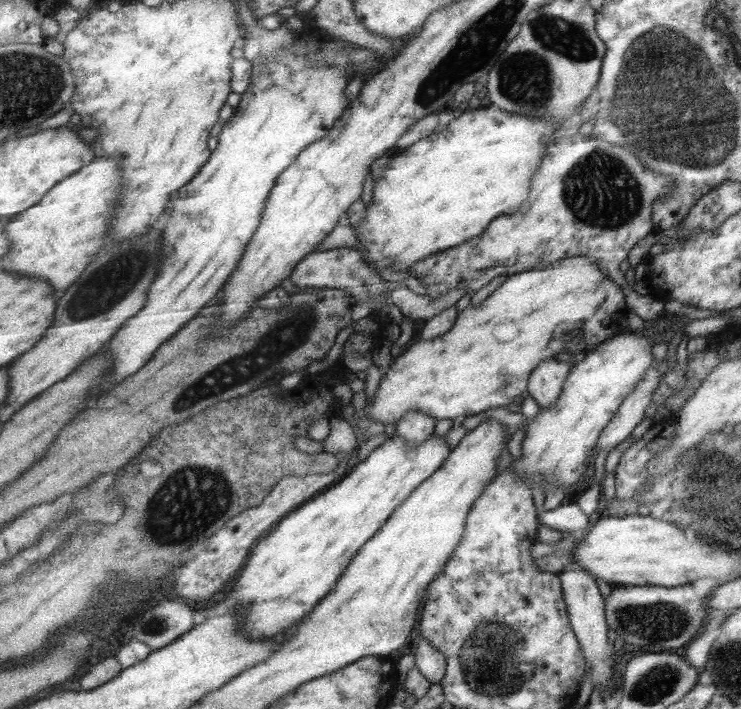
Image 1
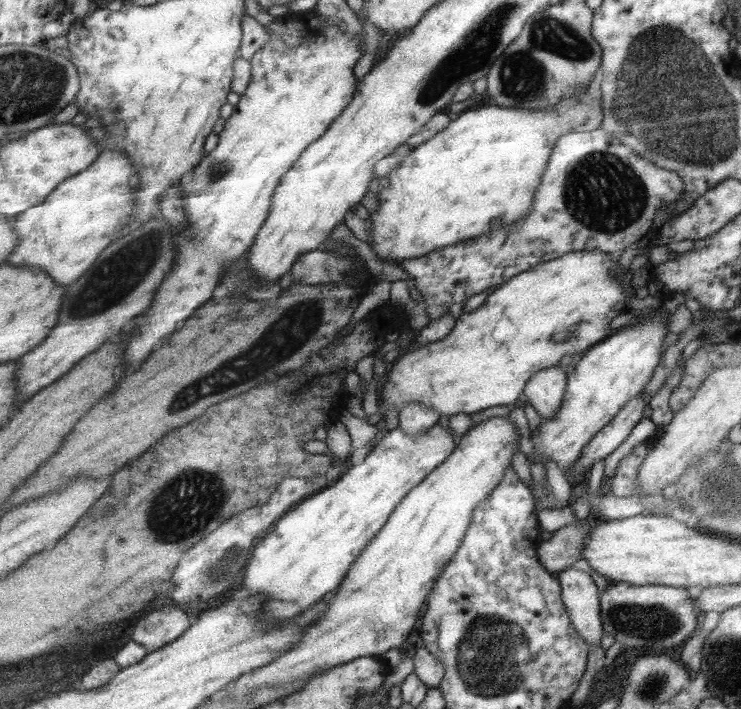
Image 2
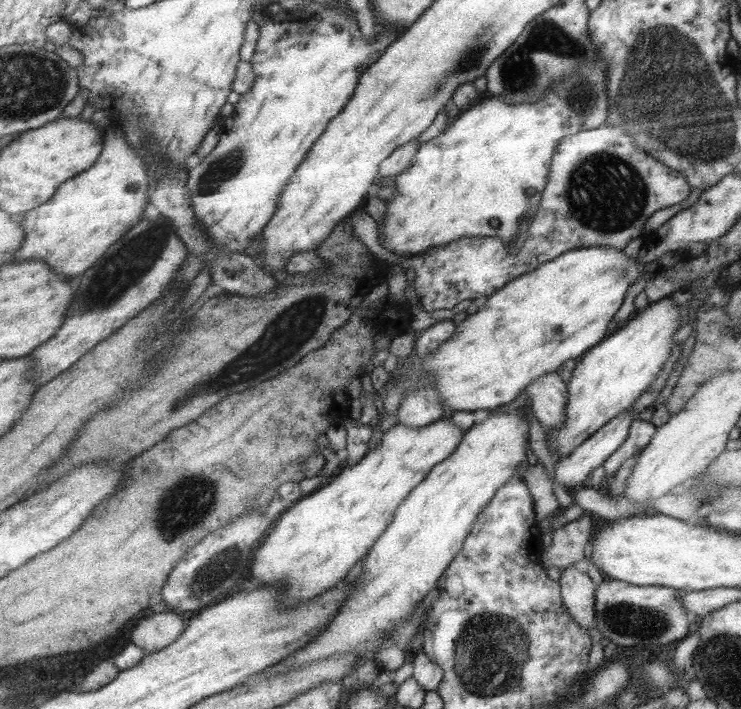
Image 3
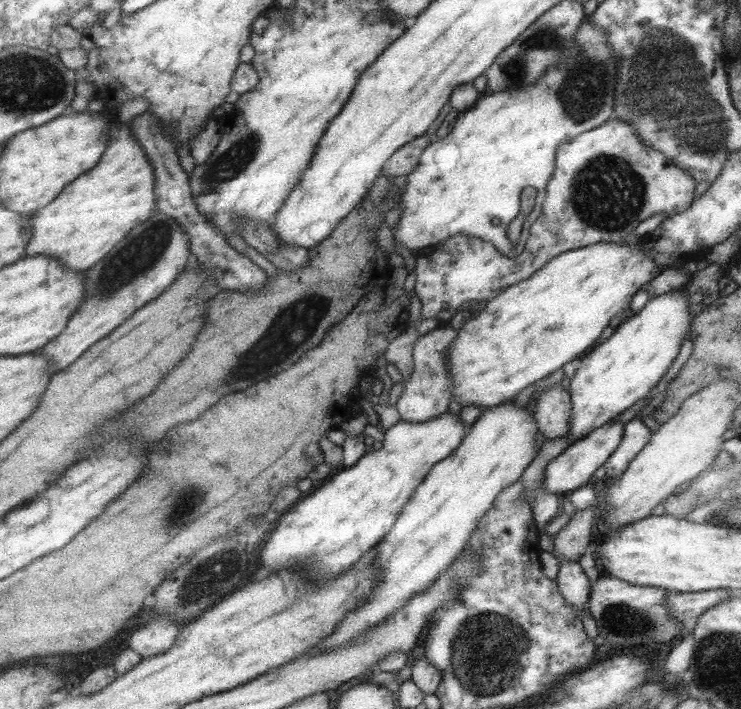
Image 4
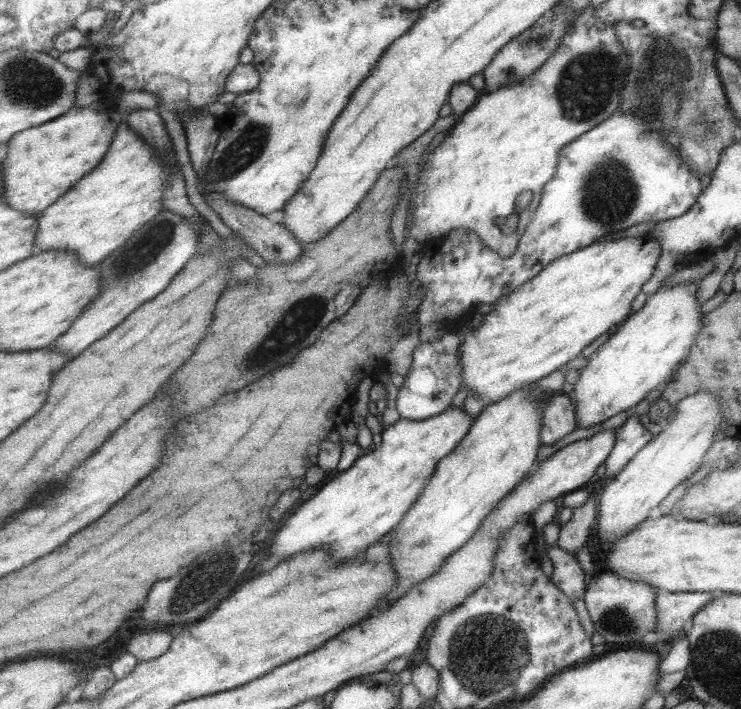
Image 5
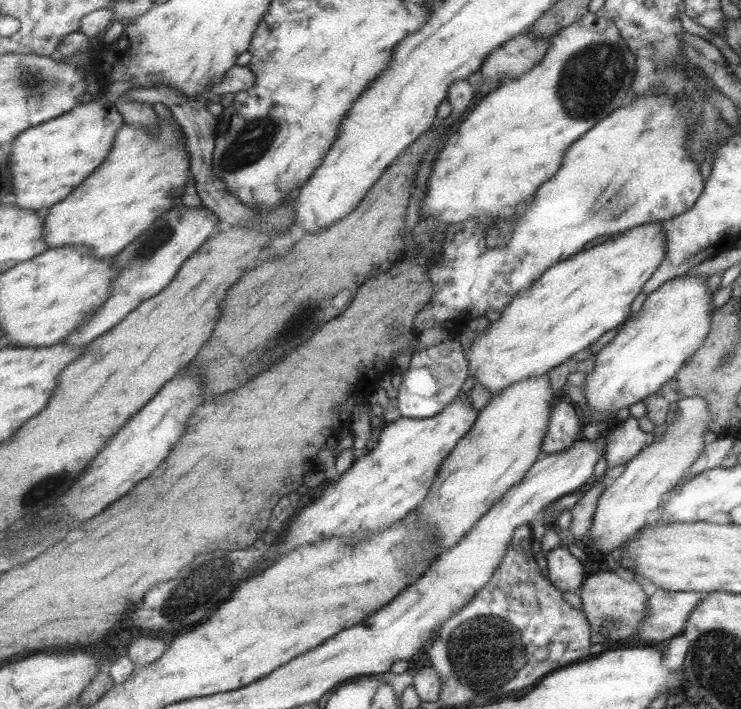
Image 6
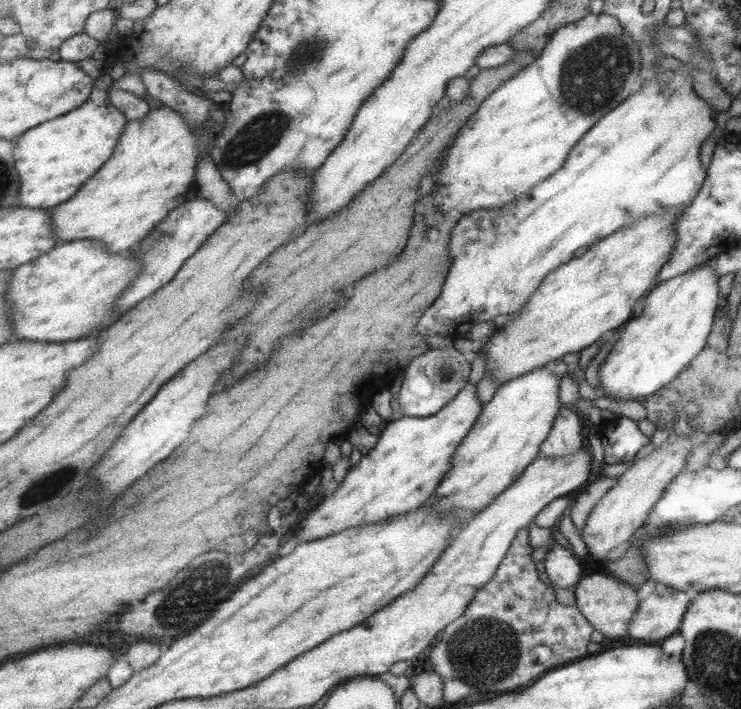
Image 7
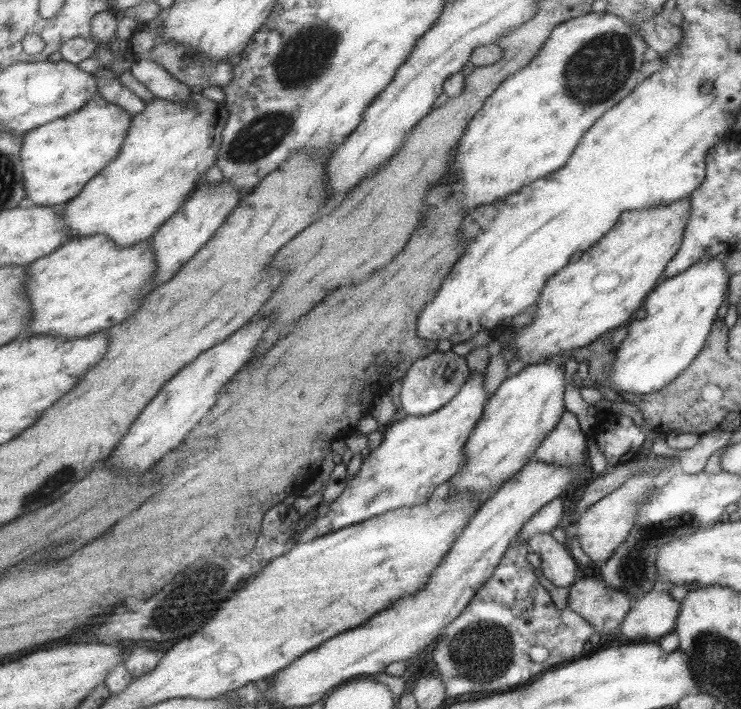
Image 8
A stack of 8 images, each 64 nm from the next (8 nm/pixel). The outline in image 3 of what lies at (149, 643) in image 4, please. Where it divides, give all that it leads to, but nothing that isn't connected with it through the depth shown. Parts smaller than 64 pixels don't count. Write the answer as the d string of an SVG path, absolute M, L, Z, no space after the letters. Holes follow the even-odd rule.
M164 610L147 620L143 620L135 632L131 632L131 642L153 653L170 647L183 634L188 625L181 616L171 610Z

